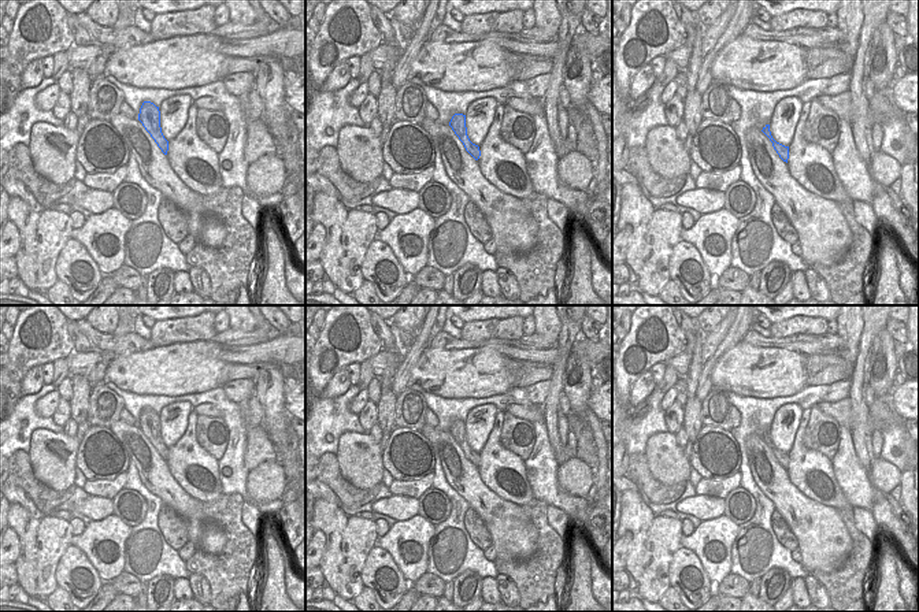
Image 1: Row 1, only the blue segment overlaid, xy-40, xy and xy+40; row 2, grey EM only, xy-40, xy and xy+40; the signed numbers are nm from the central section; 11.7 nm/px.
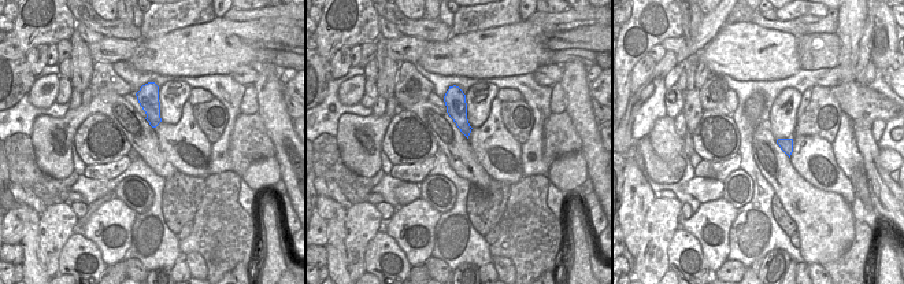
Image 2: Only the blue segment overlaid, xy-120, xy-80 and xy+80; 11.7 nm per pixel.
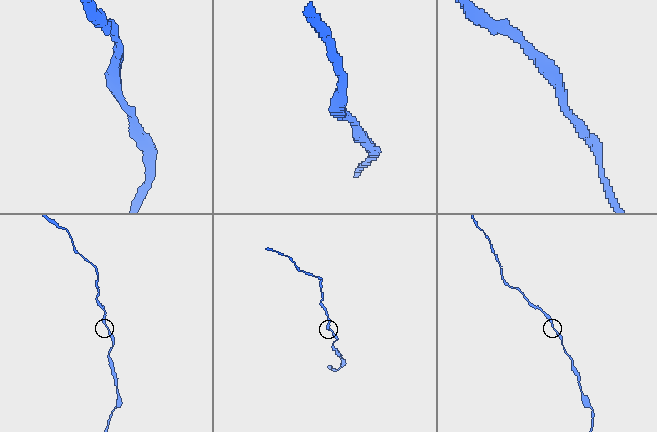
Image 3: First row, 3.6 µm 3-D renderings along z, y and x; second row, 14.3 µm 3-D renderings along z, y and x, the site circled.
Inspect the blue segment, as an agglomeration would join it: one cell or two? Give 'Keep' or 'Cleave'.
Keep.

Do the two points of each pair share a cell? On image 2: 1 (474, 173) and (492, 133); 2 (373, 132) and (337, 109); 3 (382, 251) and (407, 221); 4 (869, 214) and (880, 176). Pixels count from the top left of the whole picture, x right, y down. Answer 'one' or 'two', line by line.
1: two
2: two
3: two
4: two

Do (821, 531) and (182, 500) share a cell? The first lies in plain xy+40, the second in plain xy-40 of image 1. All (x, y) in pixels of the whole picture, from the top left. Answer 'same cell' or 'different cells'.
same cell

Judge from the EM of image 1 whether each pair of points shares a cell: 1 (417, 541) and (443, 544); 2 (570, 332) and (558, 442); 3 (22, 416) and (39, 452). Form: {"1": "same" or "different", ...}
{"1": "different", "2": "same", "3": "different"}

